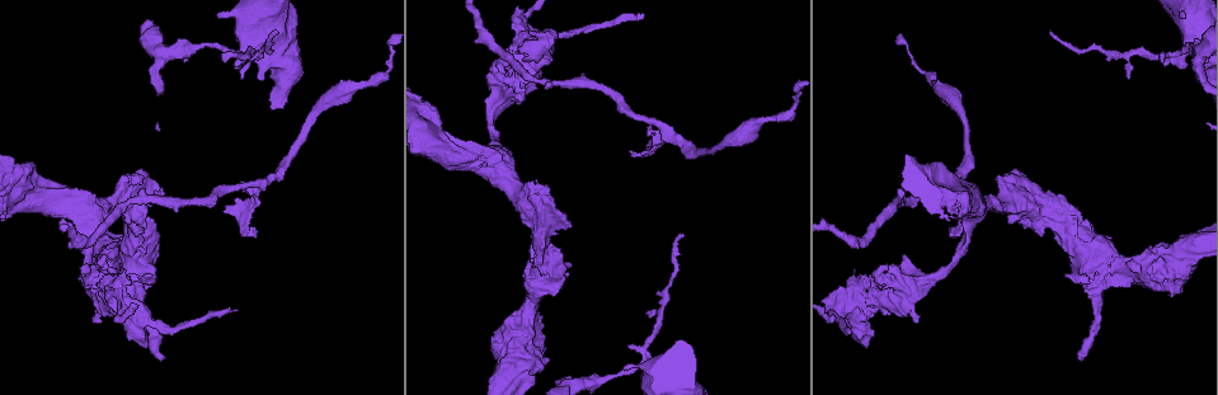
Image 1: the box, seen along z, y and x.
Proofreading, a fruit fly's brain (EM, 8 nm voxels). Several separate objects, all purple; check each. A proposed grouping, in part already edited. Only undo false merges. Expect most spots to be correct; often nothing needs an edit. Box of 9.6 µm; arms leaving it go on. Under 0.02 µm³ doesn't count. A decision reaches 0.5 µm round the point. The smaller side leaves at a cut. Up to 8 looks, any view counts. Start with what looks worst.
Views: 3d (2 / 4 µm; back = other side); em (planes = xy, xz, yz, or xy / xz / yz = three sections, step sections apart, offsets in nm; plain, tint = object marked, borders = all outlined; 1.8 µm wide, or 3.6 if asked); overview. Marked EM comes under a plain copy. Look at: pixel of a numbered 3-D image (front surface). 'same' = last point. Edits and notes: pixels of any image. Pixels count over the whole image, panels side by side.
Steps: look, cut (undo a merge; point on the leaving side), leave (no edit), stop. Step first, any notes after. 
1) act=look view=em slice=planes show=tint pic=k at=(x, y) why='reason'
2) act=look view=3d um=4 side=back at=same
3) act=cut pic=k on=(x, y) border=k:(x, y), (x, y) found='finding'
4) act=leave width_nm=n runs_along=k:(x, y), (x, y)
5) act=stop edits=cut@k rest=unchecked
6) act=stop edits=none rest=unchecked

act=look view=3d um=4 pic=1 at=(1109, 264) why='sharp bend'

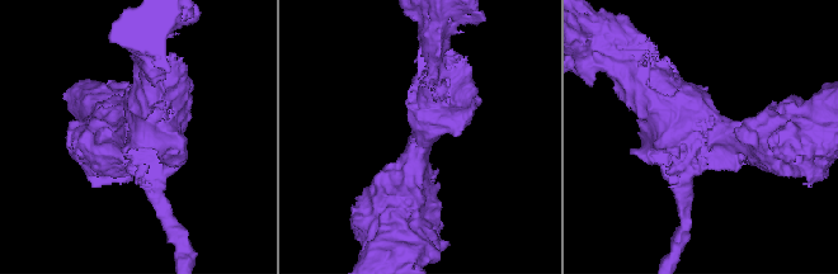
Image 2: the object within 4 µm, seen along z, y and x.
act=look view=em um=3.6 slice=yz step=16 show=tint pic=2 at=(704, 135) arms=4 why='shape alone is not enough'

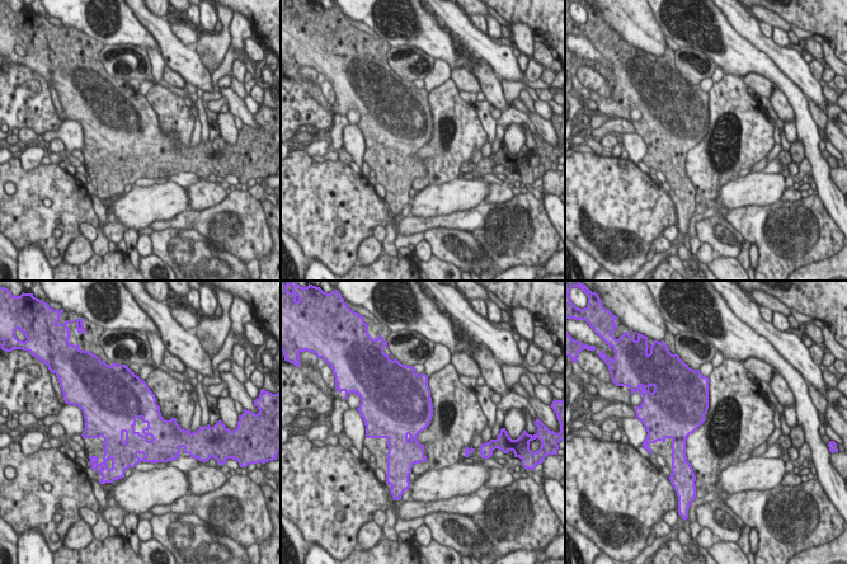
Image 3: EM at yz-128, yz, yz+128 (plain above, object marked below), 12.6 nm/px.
act=look view=em um=3.6 slice=xz step=8 show=tint at=same why='another direction'

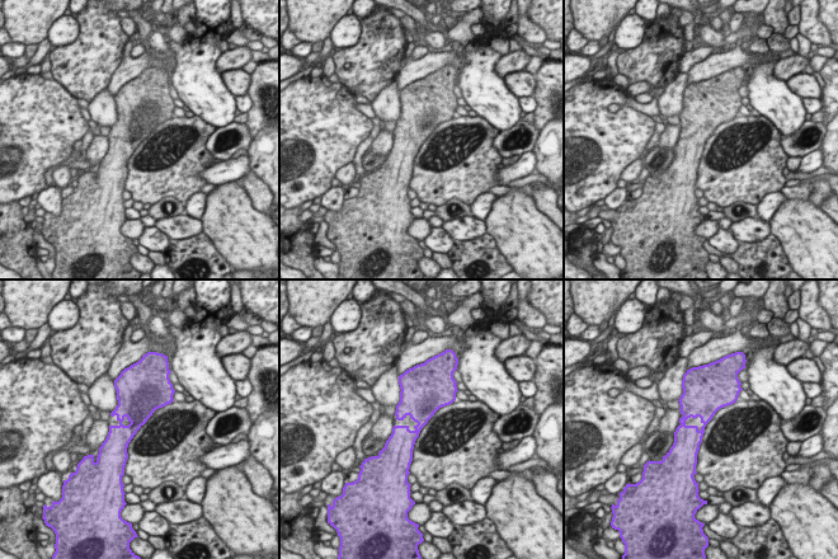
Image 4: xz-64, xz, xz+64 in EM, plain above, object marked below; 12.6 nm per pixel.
act=leave width_nm=320 found='one cell here'

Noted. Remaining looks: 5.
act=look view=em slice=planes show=tint pic=1 at=(129, 318) why='sharp bend'

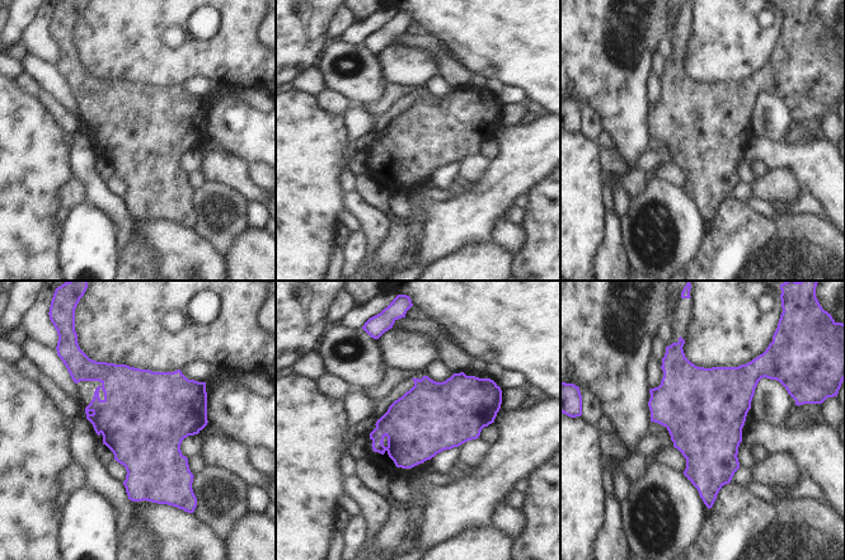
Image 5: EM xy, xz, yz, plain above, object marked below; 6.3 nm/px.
act=leave found='continuous, no second cell'

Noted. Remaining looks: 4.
act=look view=em slice=planes show=tint pic=1 at=(495, 158) why='sharp bend'

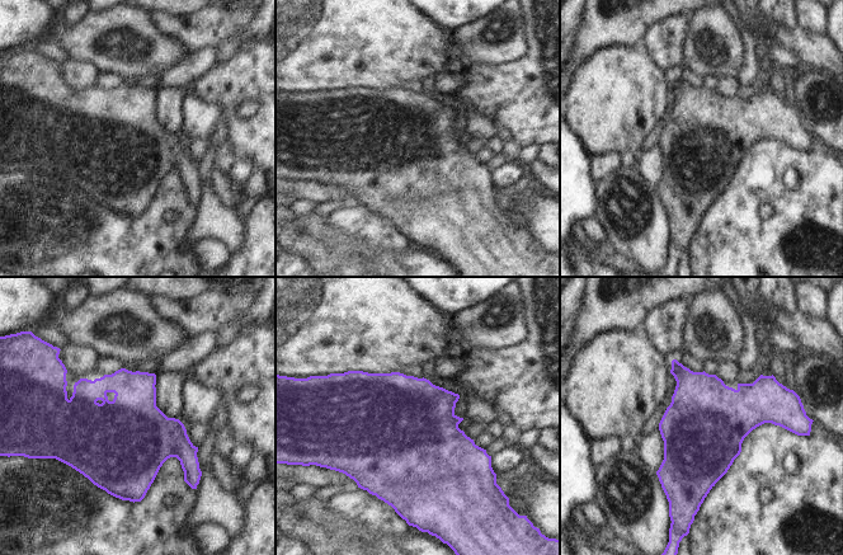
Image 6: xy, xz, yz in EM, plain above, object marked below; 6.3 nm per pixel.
act=leave found='continuous, no second cell'

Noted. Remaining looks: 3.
act=stop edits=none rest=unchecked

